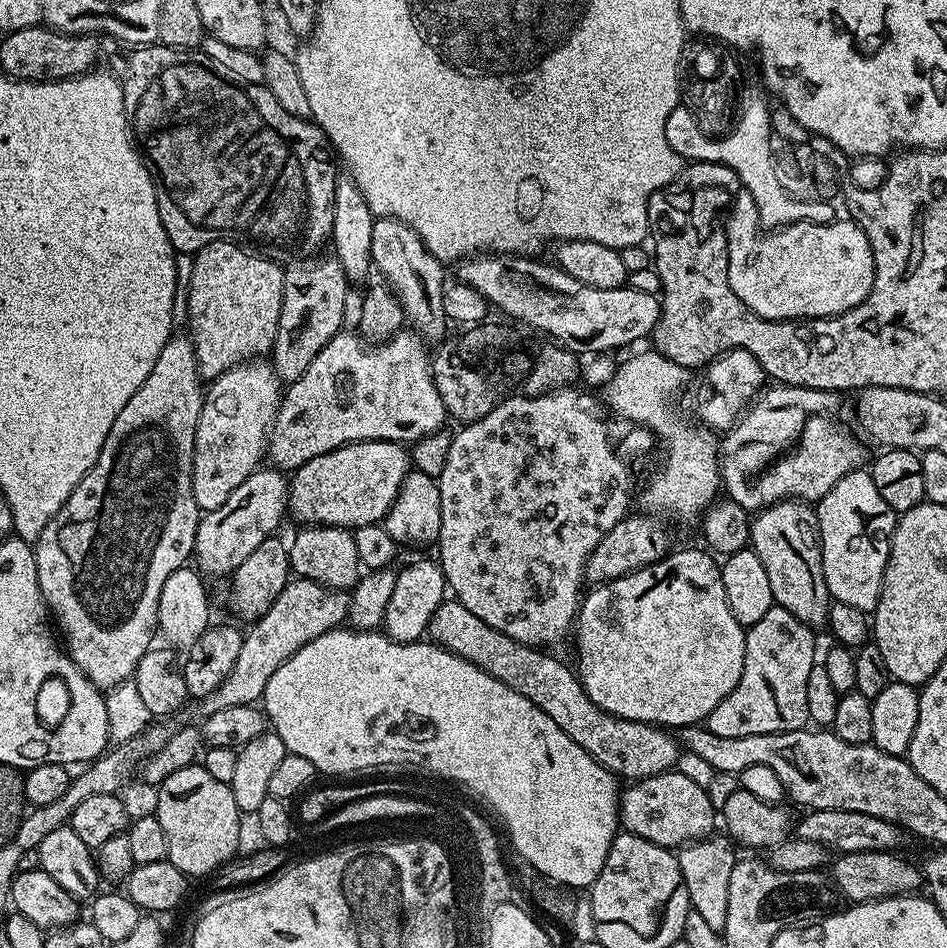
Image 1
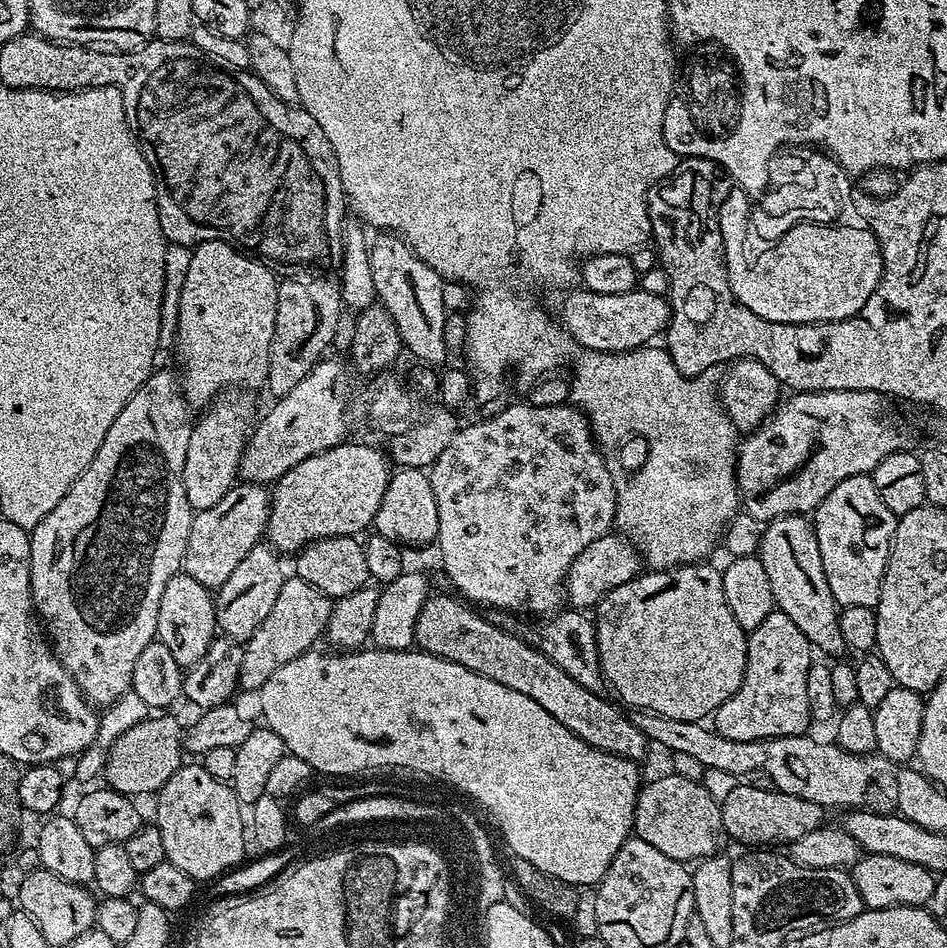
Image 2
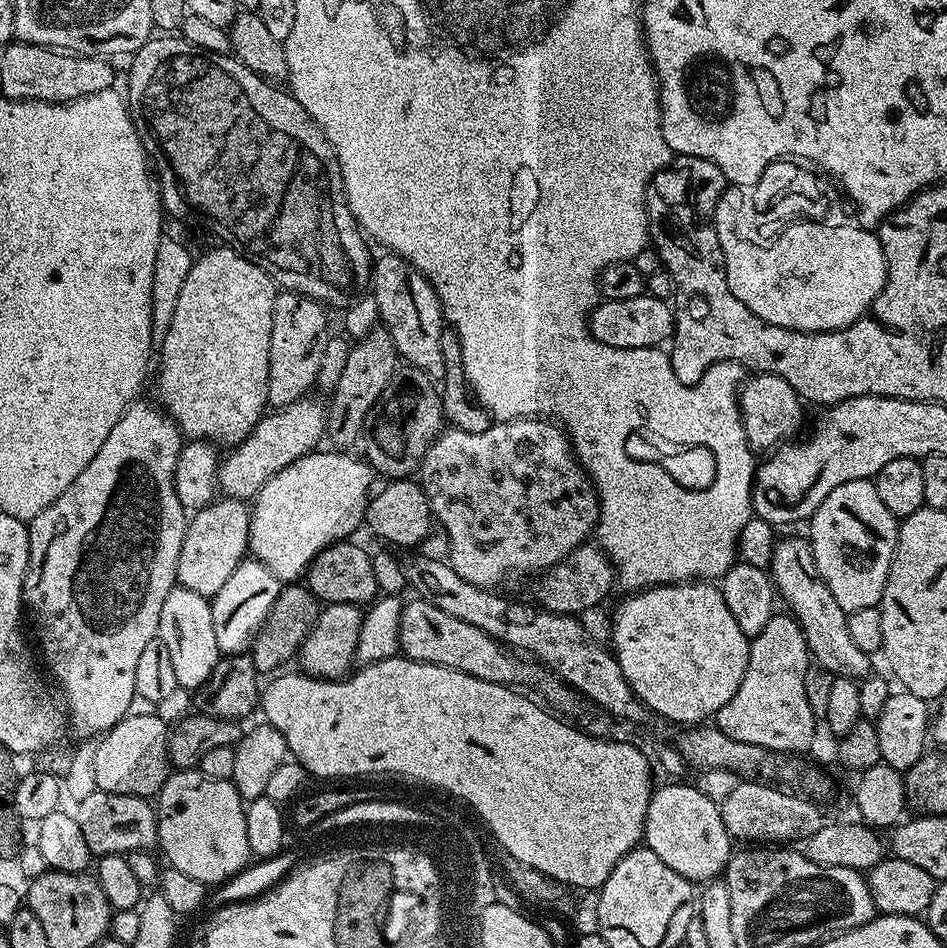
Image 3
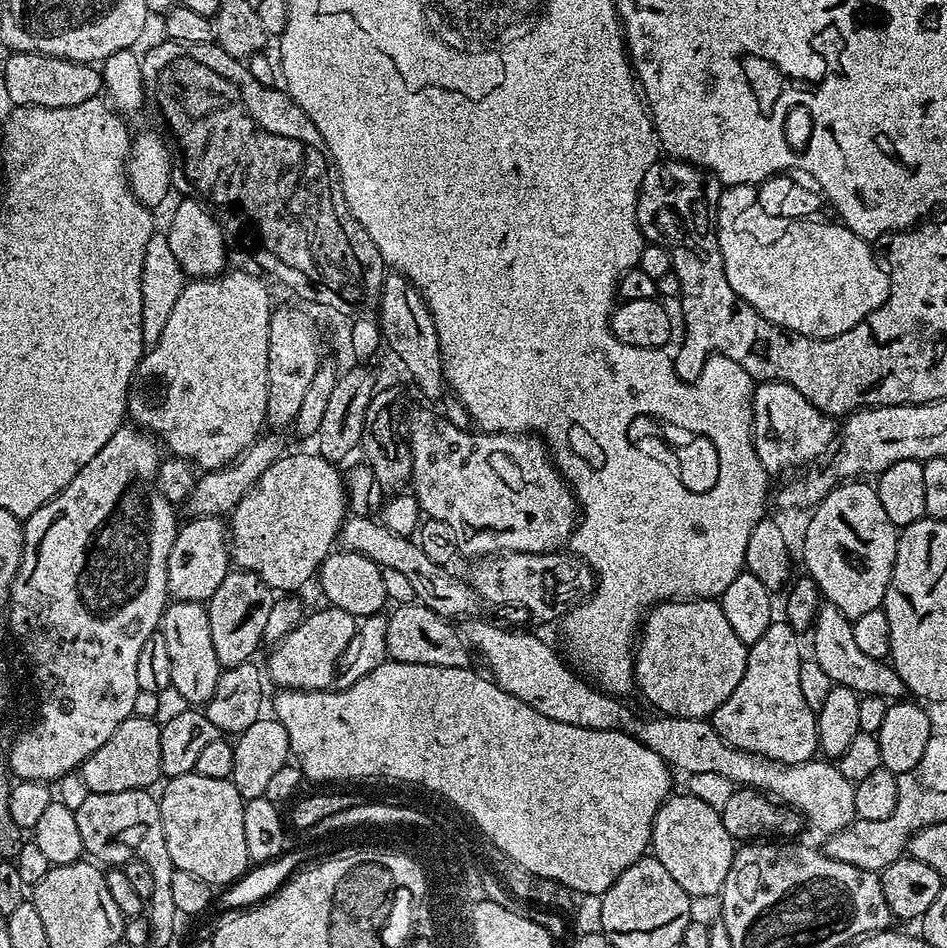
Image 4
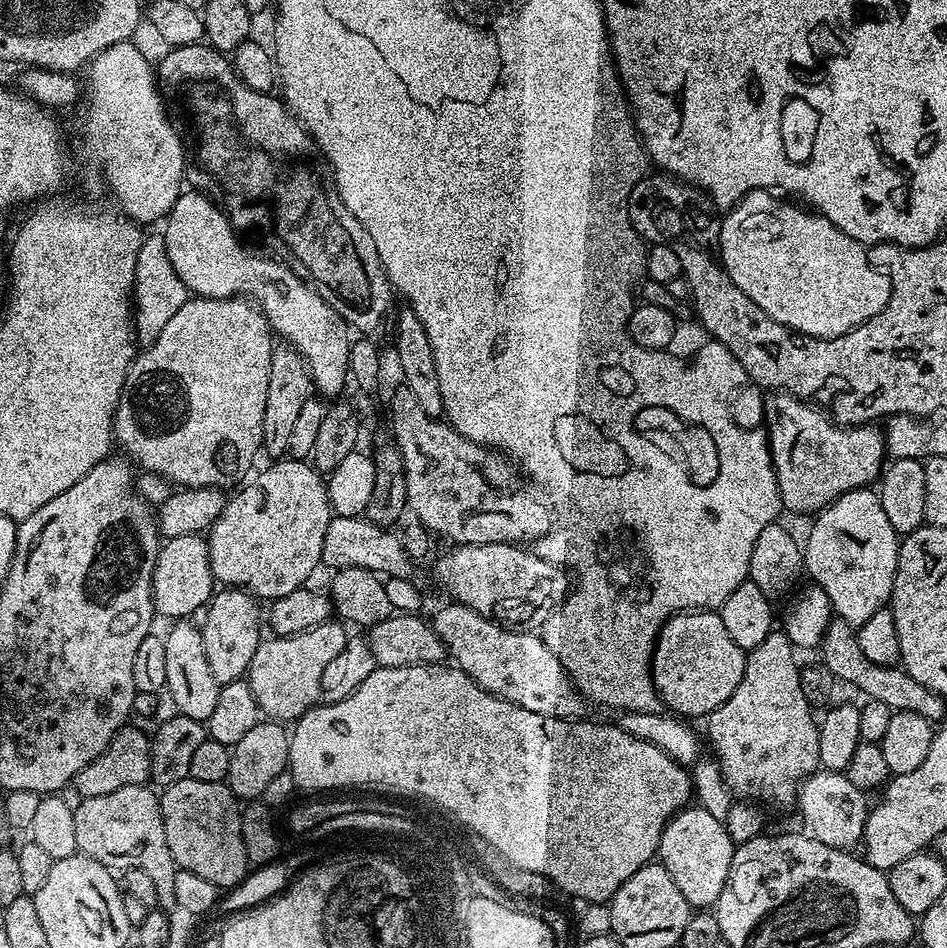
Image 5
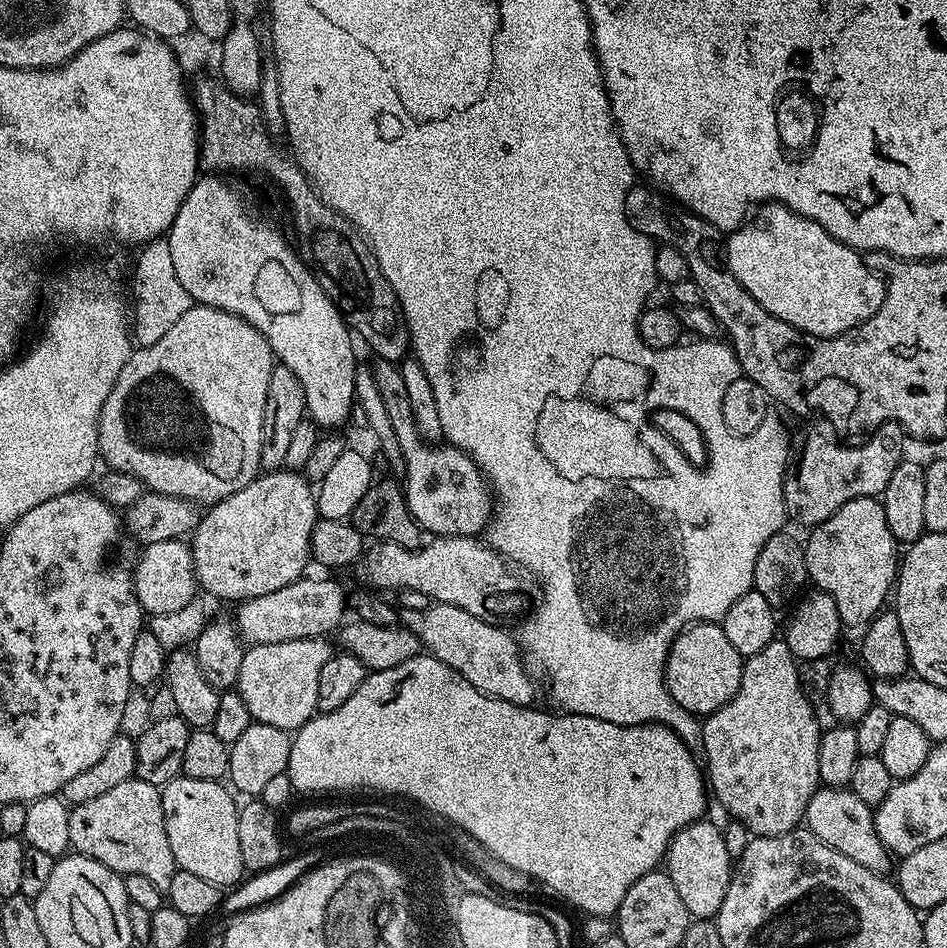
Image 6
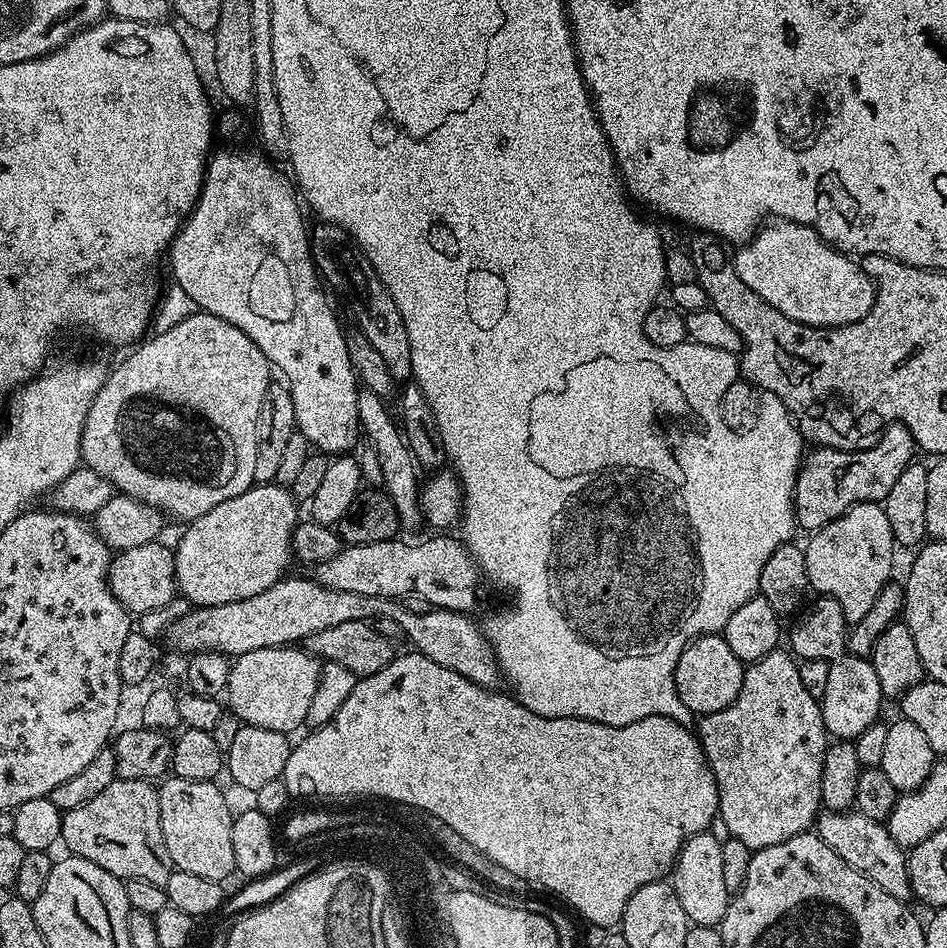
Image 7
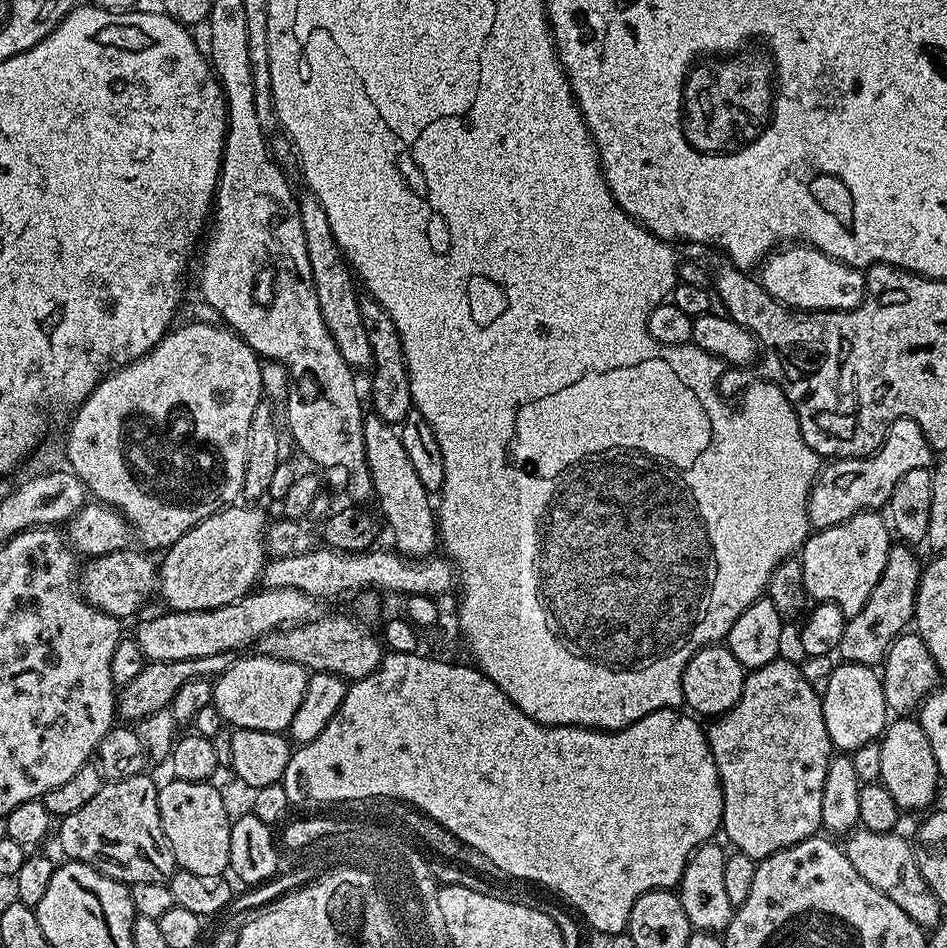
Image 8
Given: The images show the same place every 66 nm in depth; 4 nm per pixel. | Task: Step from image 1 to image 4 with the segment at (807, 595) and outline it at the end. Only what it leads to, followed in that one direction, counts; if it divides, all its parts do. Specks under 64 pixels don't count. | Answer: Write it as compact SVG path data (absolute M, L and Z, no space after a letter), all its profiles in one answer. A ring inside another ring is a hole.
M827 602L819 605L819 612L810 629L810 636L812 636L811 659L816 660L818 666L822 666L825 674L830 674L833 685L841 684L860 693L861 696L882 696L889 702L899 701L903 697L900 695L905 695L905 686L892 669L891 663L869 658L864 651L858 650L852 621L844 617L838 606Z

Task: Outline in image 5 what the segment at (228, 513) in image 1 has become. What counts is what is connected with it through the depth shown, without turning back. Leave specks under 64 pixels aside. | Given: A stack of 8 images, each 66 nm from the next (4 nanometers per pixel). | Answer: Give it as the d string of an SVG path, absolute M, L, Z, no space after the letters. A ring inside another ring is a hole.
M200 534L165 539L160 545L152 575L152 603L155 611L171 618L192 618L213 595L214 581L207 539Z

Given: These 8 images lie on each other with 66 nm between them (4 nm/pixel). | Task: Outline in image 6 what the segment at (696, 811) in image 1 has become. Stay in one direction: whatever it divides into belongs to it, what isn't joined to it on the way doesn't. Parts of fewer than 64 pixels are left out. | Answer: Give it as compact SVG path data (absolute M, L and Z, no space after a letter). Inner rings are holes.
M706 818L687 824L668 843L668 854L666 857L666 871L674 882L674 890L678 890L678 898L682 898L682 906L686 906L689 917L697 920L711 920L722 906L722 898L726 898L726 890L732 881L734 871L734 860L726 852L726 842L723 841L724 833L719 828L712 826Z

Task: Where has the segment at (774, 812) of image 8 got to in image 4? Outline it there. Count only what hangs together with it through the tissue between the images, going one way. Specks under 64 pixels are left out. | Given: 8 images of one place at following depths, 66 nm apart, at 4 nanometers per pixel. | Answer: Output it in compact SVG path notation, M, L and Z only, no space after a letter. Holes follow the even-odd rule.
M773 622L766 634L749 647L742 682L734 686L734 694L710 717L726 743L788 765L806 763L817 755L816 713L806 706L798 683L802 659L799 639L797 631L787 622Z

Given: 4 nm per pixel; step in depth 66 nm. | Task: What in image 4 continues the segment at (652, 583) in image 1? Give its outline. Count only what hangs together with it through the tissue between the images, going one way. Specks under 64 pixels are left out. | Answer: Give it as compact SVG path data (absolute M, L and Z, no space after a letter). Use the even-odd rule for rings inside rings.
M677 598L656 605L644 617L642 631L638 636L638 647L634 652L634 684L665 717L677 716L684 719L711 717L713 712L734 694L734 686L742 682L746 670L749 645L743 644L734 634L733 627L722 614L719 603L712 598Z

